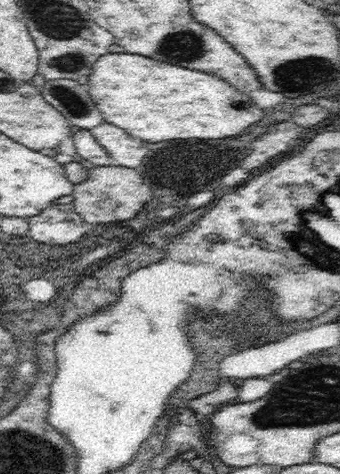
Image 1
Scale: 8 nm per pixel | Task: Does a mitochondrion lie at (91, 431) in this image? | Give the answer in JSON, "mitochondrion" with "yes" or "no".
{"mitochondrion":"no"}

